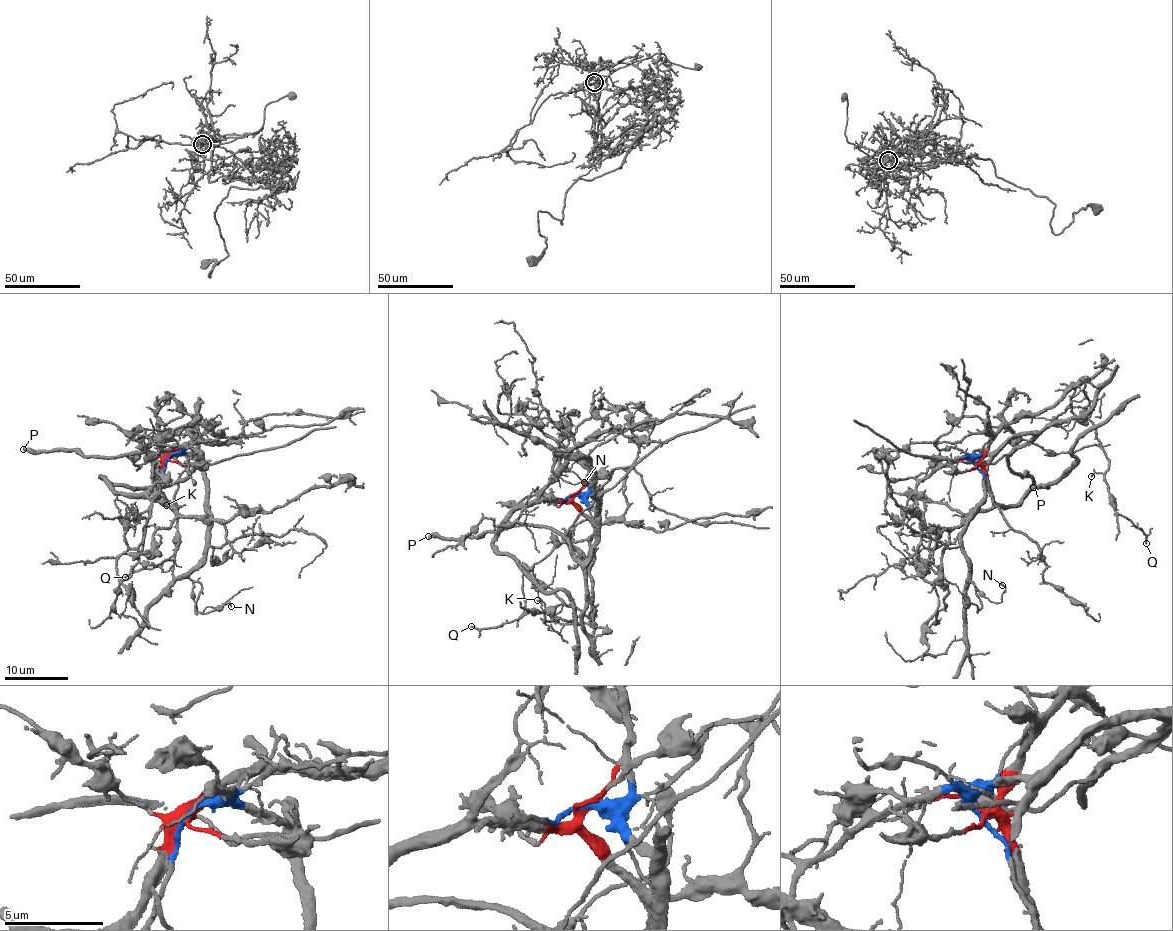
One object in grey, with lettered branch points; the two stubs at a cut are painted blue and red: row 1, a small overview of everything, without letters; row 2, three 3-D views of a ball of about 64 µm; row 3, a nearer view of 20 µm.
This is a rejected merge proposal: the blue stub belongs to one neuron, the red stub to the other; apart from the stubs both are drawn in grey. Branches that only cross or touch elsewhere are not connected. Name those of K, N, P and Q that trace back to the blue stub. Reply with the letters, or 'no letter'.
K, N, P, Q

